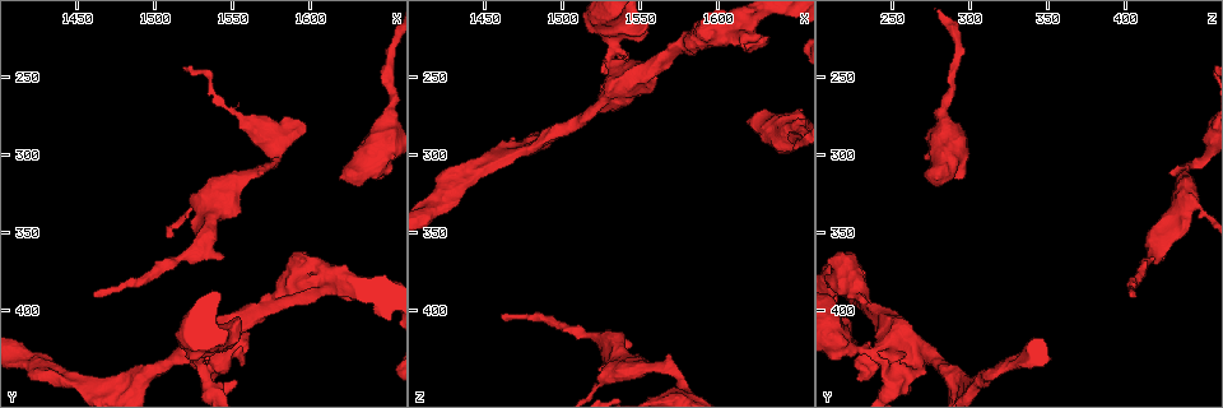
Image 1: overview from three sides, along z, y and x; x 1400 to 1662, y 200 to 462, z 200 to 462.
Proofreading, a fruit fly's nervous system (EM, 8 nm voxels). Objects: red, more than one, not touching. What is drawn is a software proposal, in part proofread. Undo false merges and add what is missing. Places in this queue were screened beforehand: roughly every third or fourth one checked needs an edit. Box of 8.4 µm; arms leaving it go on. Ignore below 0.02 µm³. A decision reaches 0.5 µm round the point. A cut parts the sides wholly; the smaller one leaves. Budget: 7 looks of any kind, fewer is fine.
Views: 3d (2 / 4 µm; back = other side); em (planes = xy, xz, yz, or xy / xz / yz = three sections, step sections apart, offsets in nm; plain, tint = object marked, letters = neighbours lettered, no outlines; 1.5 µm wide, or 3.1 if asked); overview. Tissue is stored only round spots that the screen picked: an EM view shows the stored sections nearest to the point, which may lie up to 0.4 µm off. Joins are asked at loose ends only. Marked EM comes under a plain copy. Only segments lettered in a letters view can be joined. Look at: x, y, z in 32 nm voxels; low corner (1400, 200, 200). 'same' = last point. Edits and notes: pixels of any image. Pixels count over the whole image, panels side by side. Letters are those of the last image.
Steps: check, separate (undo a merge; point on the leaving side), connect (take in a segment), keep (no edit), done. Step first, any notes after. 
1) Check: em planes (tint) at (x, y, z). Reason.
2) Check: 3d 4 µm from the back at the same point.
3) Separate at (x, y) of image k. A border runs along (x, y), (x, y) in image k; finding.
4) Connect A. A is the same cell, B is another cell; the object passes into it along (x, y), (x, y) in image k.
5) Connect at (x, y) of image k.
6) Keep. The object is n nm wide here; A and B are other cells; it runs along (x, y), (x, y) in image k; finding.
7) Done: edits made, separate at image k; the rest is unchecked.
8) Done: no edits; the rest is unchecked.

Check: em yz step 8 (tint) at (1460, 388, 404). Free end.

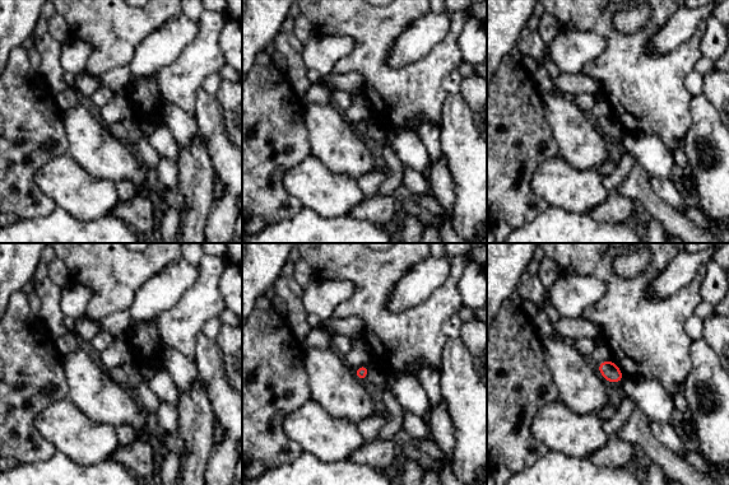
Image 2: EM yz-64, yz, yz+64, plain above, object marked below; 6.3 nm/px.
Check: em planes (letters) at the same point.

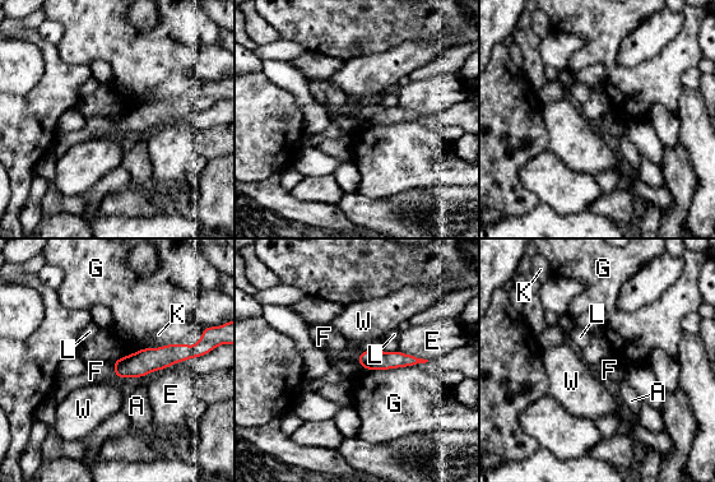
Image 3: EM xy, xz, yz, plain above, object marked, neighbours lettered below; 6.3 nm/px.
Connect F. The object is 130 nm wide here; F is the same cell, A, E, G, K, L and W are other cells; the neuron continues.

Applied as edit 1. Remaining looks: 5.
Check: overview. Redraw.

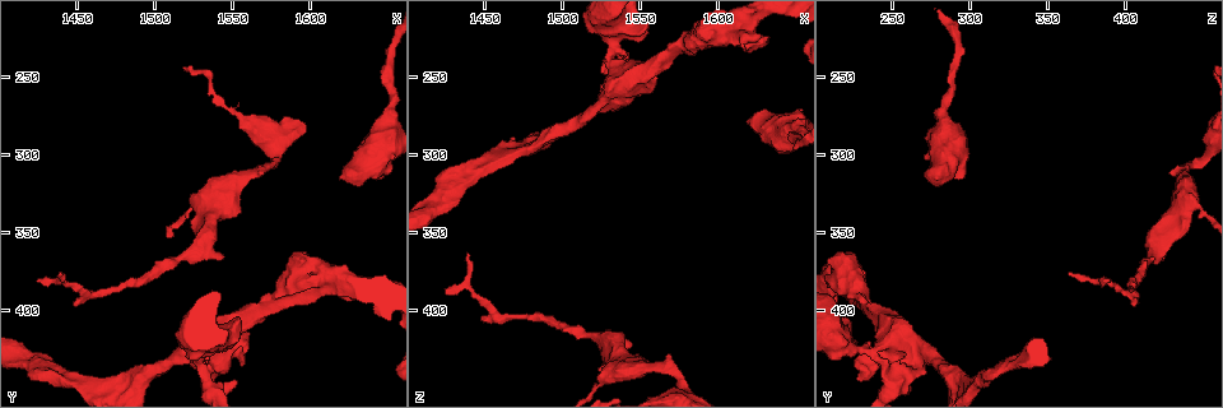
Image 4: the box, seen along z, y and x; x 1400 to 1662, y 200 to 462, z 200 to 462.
Check: em planes (letters) at (1578, 304, 448). Thick turns thin.

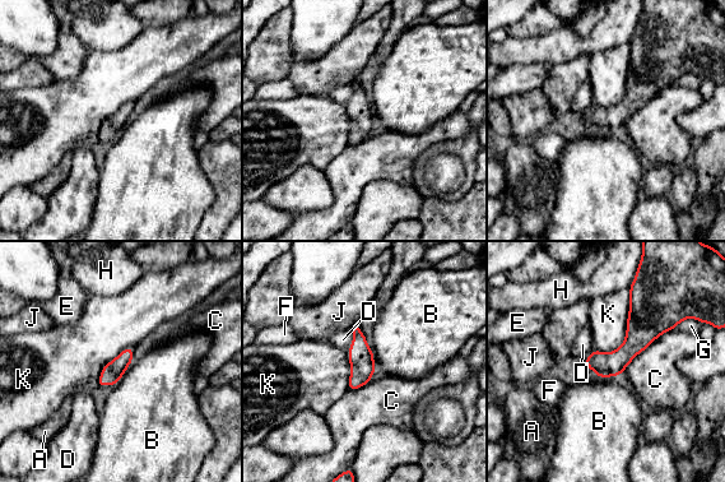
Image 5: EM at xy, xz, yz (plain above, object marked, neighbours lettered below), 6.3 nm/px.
Keep. A, B, C, D, E, F, G, H, J and K are other cells; a border runs along (630, 288), (624, 341), (595, 351) in image 5; continuous, no second neuron.

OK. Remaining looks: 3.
Check: em xz step 8 (tint) at (1474, 444, 298). Free end.

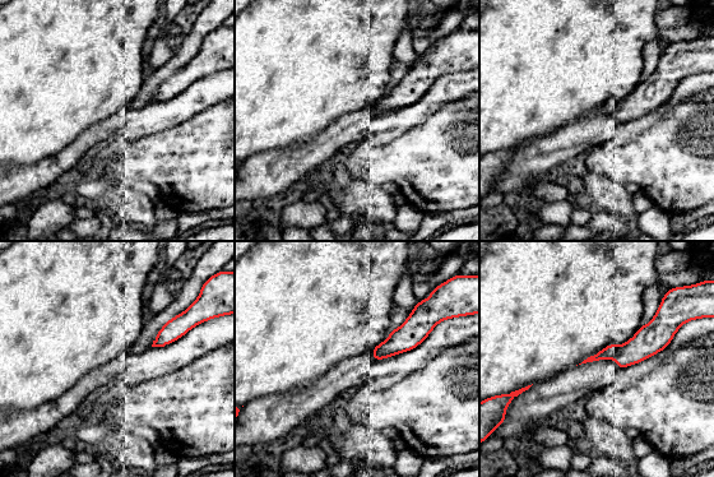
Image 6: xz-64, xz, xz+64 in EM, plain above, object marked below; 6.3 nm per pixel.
Check: em xz step 8 (letters) at the same point. See the neighbours.

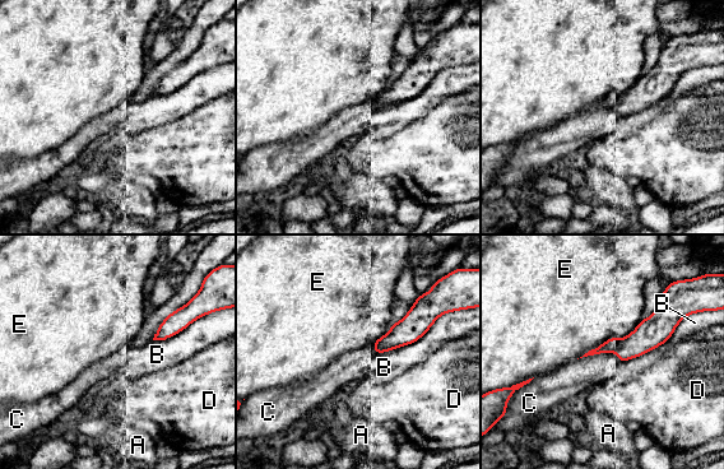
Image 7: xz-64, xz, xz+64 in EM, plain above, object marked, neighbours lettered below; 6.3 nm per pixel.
Keep. A, B, C, D and E are other cells; a border runs along (578, 360), (613, 352), (618, 362) in image 7; none of them fits.

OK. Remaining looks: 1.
Done: edits made, connect at image 3; the rest is unchecked.

